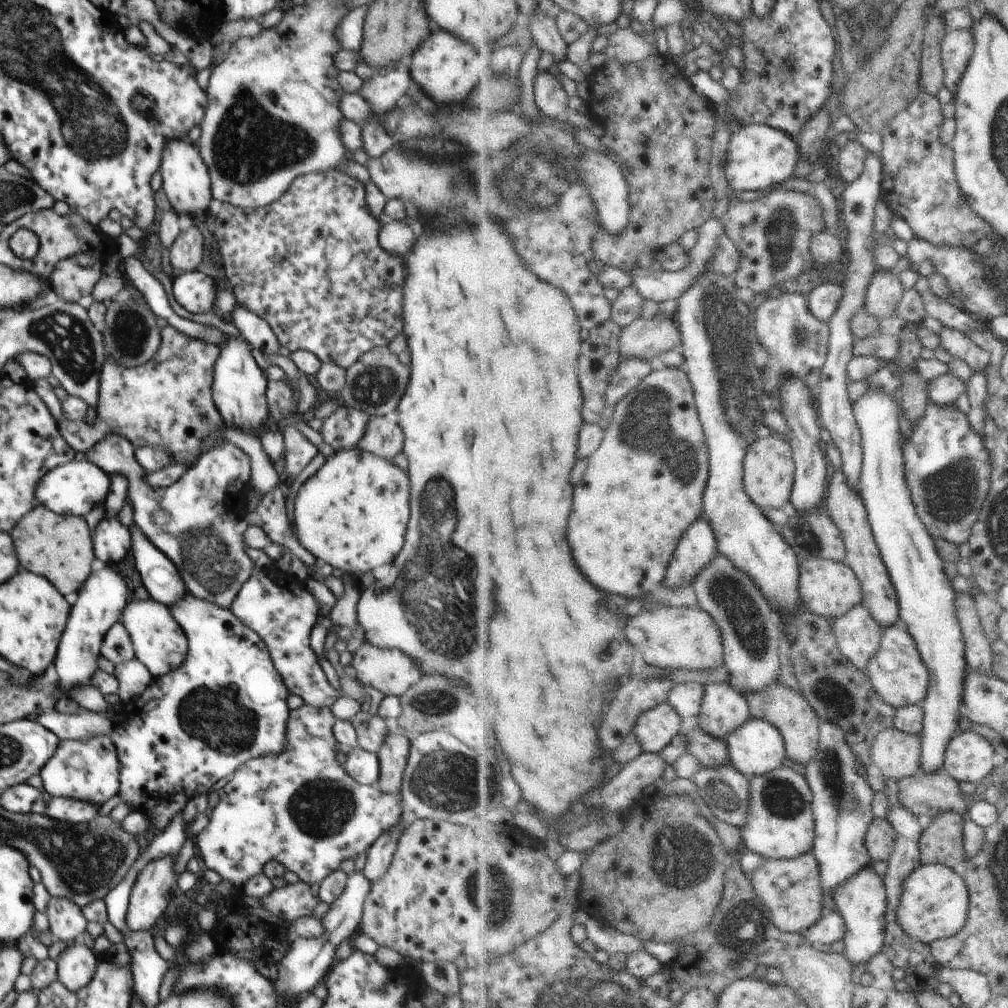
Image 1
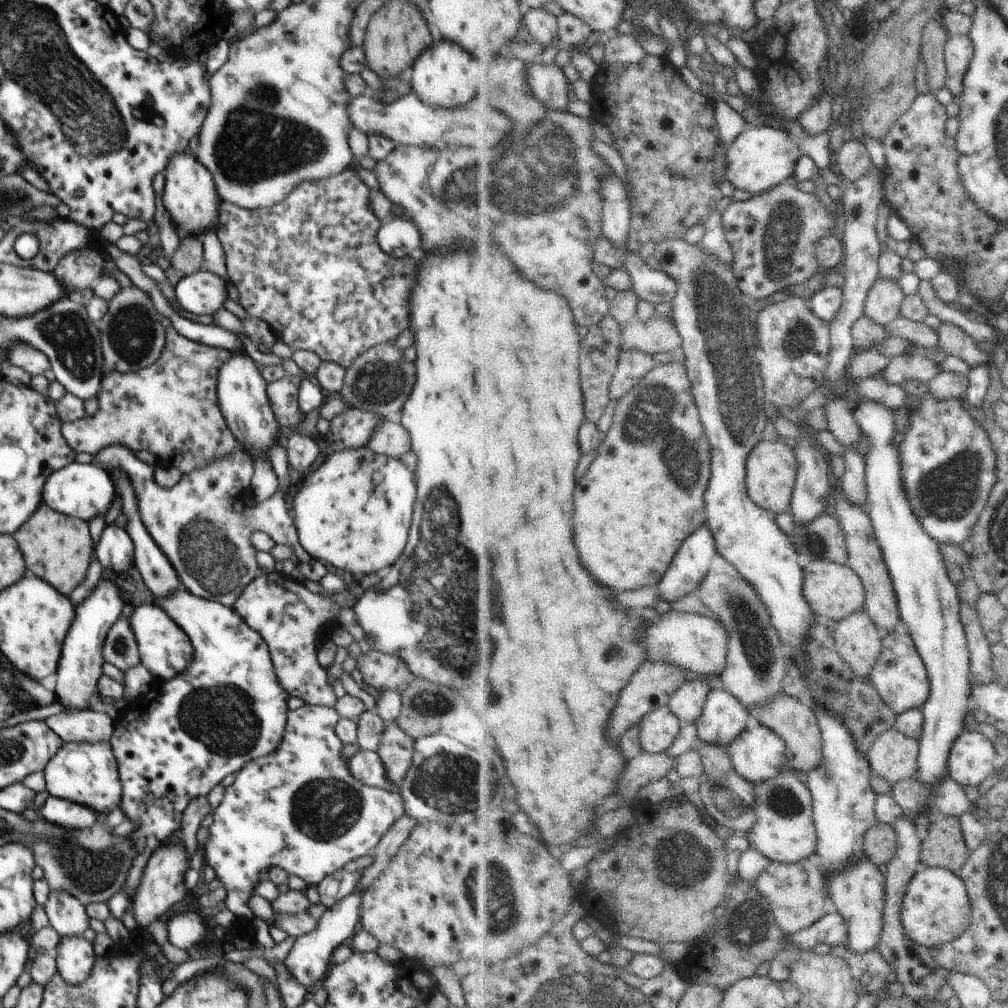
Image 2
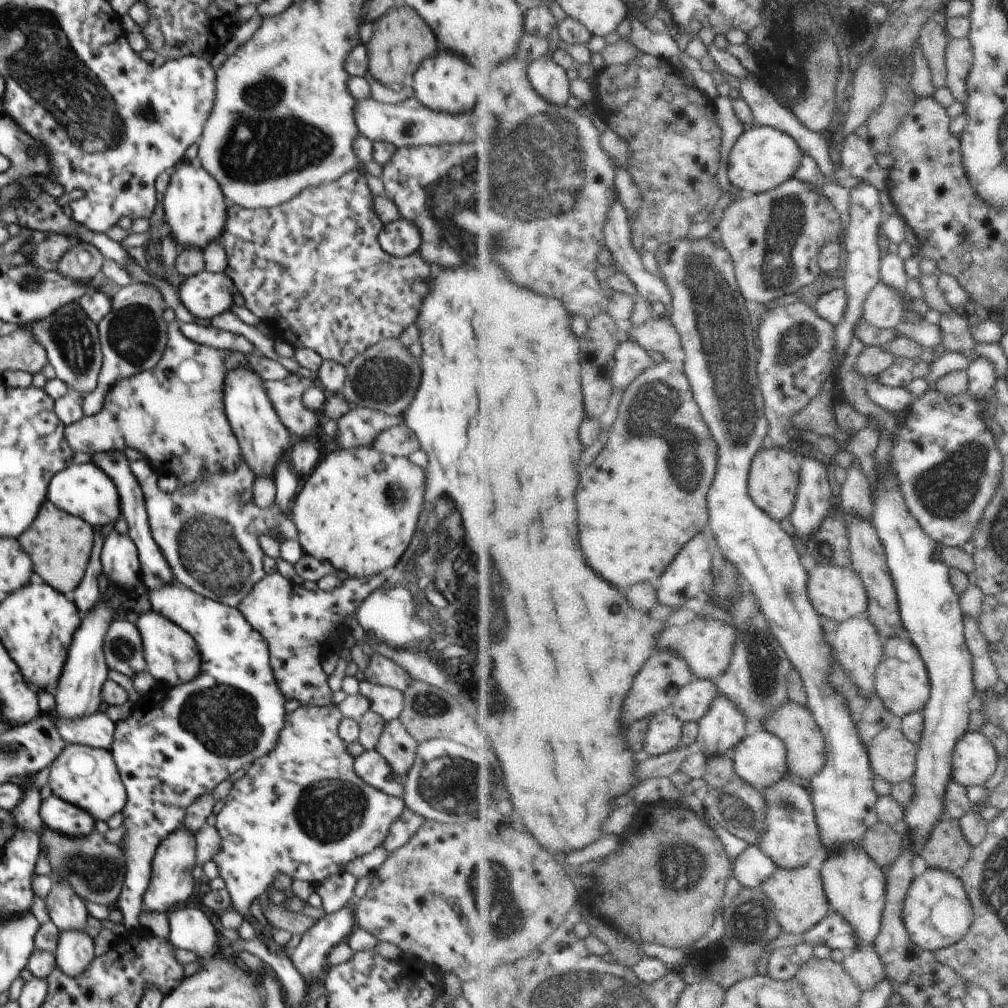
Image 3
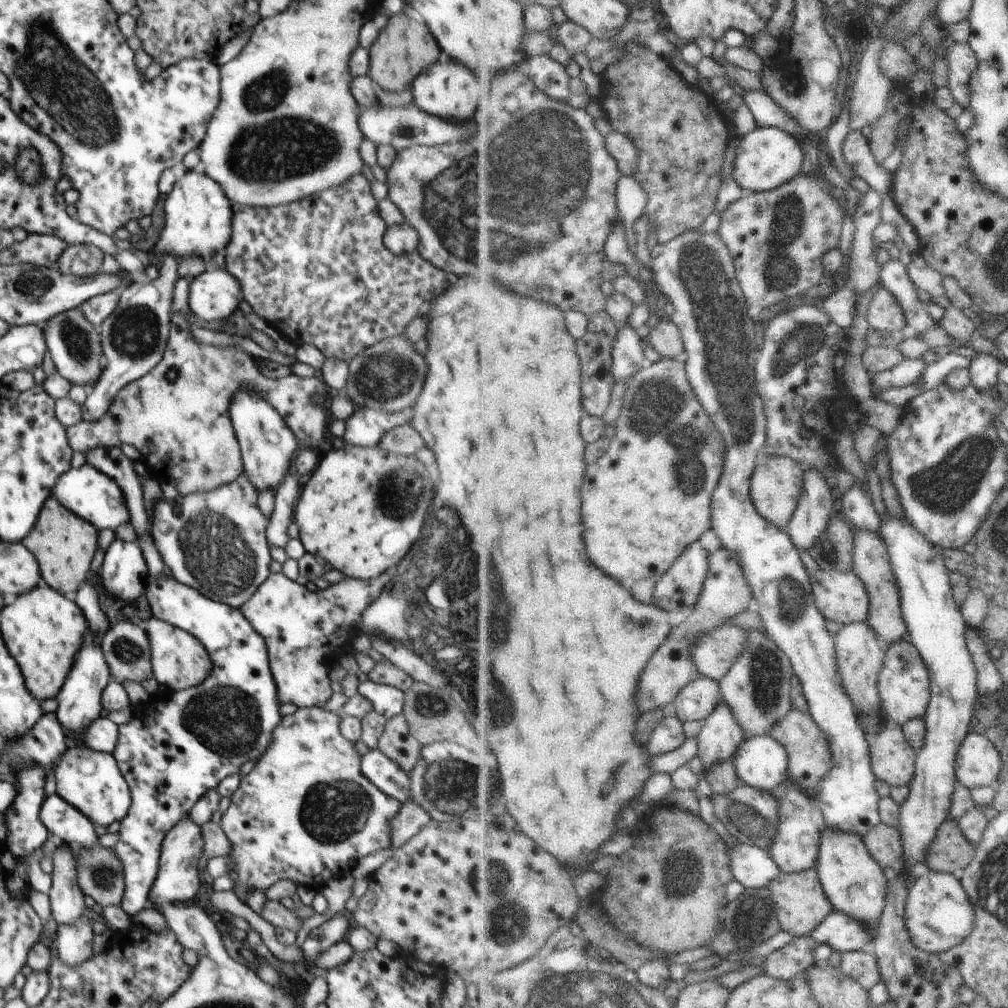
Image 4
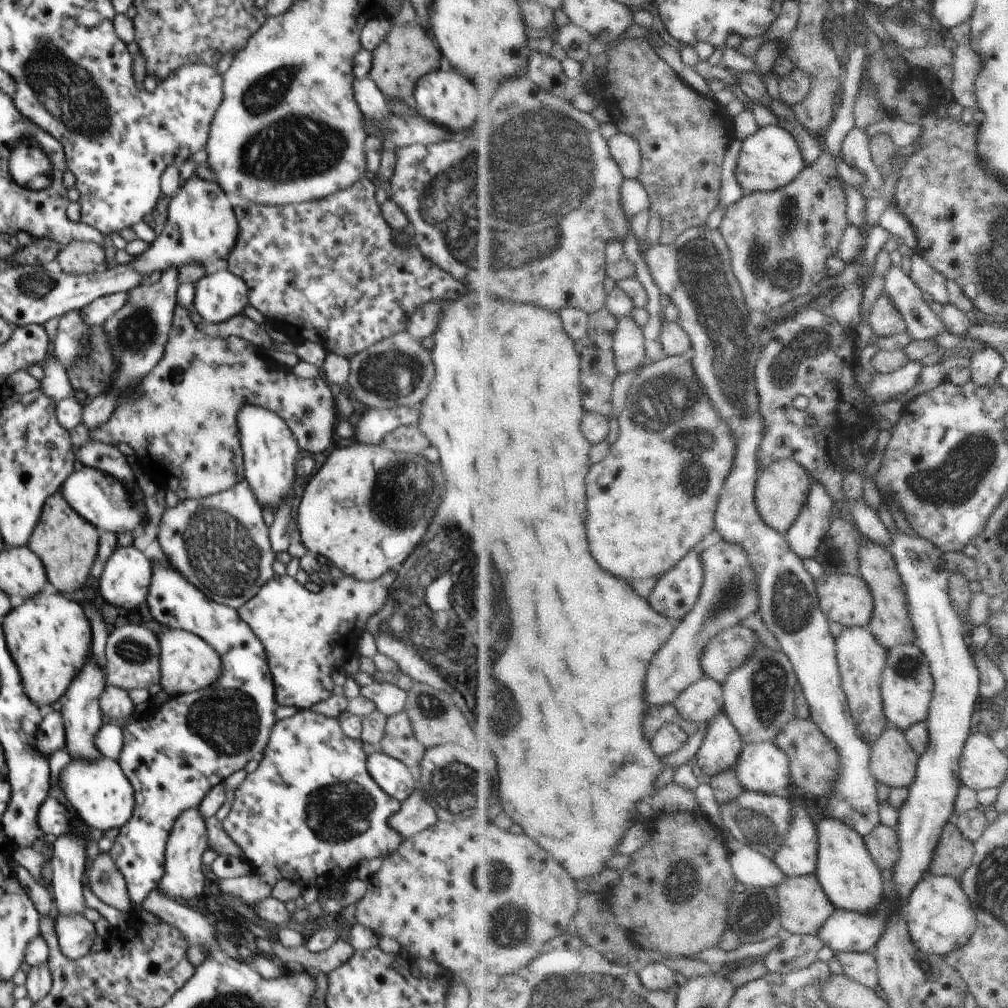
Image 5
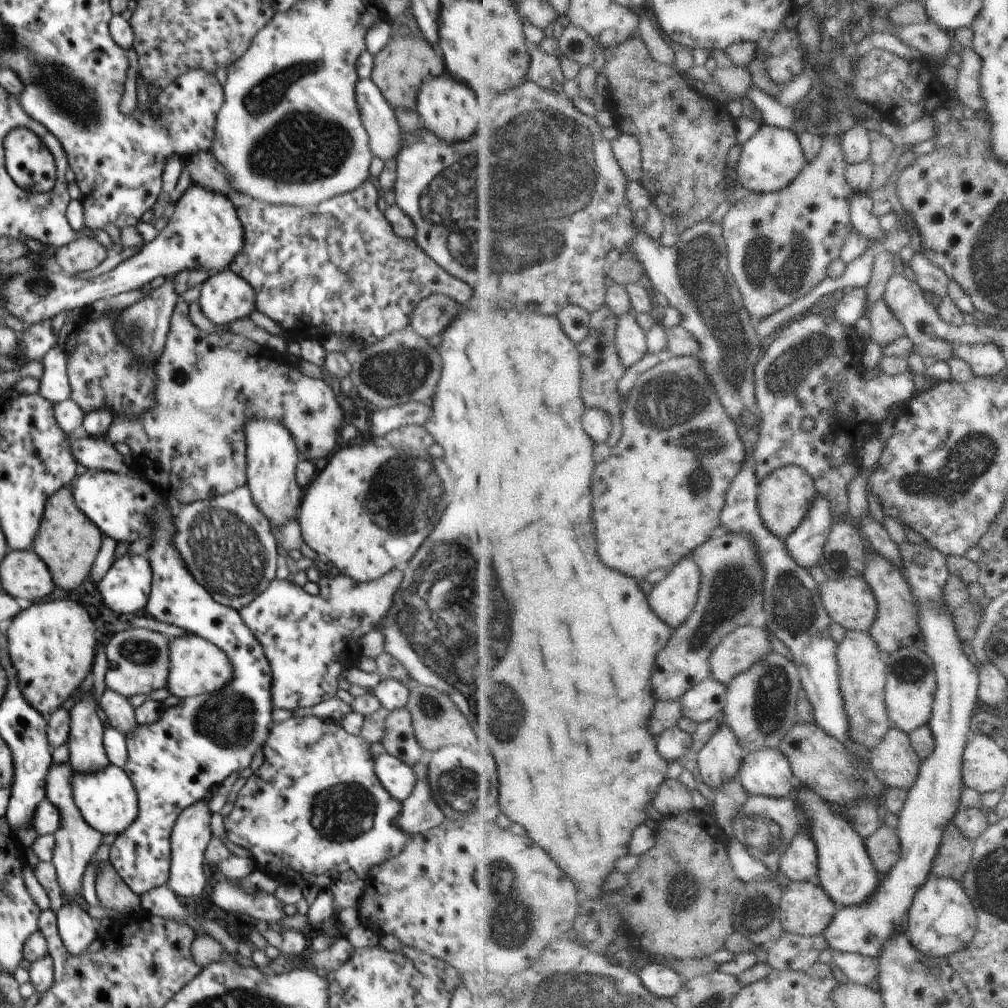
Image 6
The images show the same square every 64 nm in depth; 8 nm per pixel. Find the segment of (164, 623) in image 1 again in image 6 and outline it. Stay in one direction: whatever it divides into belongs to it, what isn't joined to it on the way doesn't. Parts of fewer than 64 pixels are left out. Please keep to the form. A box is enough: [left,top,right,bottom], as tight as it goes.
[166,634,234,699]

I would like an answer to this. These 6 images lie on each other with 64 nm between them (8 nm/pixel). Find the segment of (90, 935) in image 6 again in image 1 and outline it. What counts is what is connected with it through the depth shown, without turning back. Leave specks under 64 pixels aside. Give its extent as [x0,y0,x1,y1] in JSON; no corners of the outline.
[57,938,100,992]

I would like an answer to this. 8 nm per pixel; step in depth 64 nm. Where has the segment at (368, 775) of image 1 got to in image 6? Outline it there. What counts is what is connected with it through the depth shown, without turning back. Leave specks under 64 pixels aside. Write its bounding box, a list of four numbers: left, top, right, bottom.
[374,754,417,802]

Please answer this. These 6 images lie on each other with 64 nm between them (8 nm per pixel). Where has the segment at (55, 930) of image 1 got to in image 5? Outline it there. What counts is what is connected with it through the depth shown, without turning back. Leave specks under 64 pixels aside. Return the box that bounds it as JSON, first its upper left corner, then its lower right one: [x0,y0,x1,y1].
[50,836,86,916]

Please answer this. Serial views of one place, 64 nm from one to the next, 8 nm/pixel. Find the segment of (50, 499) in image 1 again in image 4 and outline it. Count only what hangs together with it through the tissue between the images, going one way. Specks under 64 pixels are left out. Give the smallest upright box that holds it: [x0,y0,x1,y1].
[52,464,131,531]

